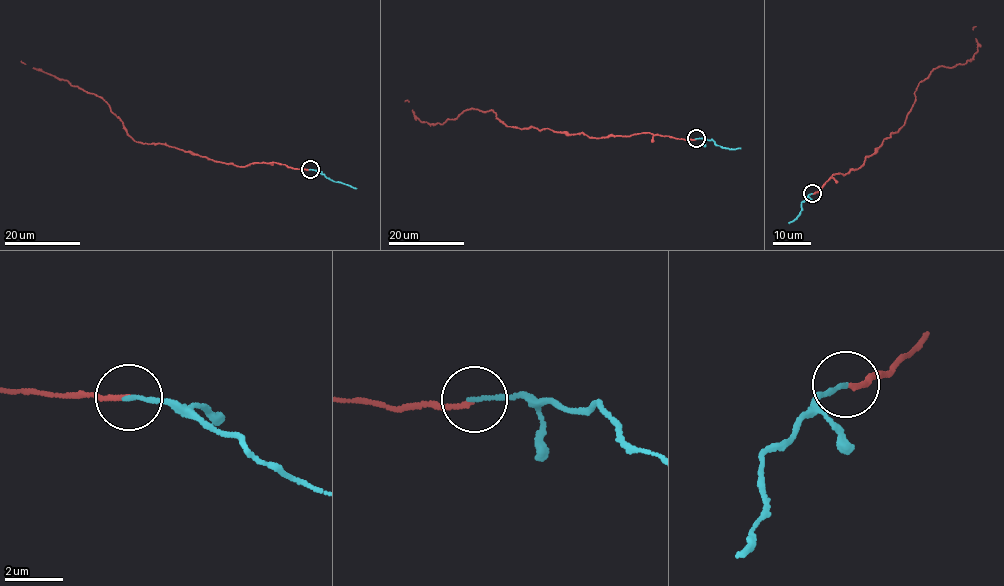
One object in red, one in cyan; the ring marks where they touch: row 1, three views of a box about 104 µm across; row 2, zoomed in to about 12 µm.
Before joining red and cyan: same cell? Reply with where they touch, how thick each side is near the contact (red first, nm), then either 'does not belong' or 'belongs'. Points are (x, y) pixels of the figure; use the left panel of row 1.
(310, 169) | 150/140 nm | belongs

